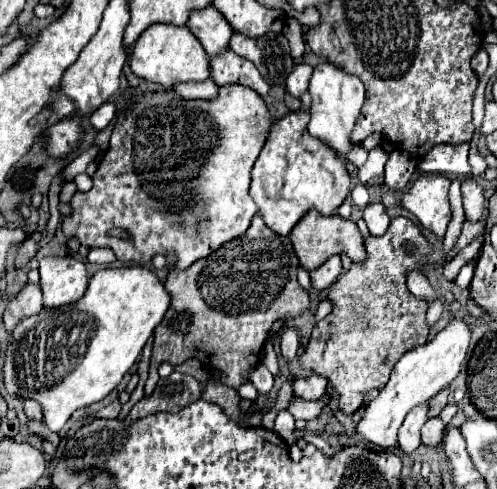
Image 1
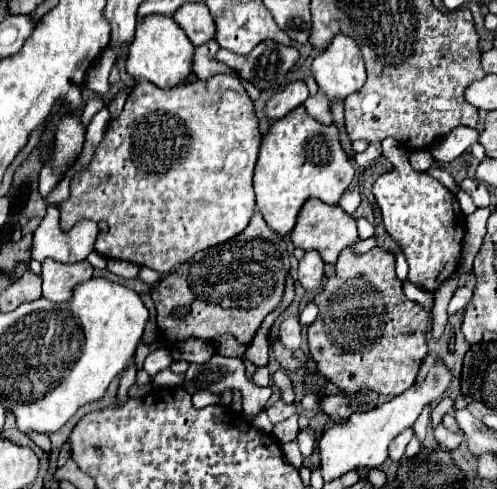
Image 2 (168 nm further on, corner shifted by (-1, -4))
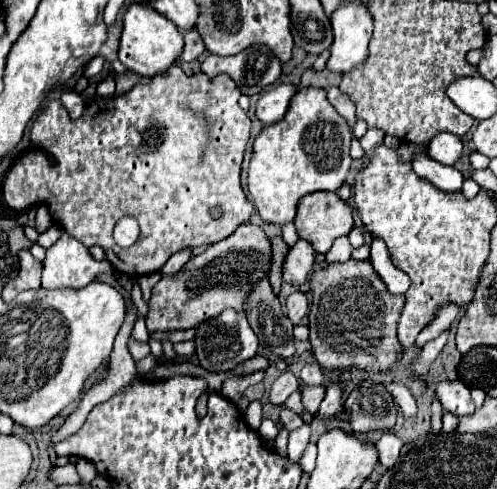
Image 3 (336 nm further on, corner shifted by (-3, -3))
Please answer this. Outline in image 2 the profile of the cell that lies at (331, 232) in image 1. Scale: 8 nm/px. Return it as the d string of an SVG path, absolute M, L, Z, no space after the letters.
M307 200L305 202L305 208L301 208L297 224L295 224L293 232L291 232L291 242L293 242L295 248L315 250L329 264L335 264L339 254L347 246L353 246L357 240L359 240L359 236L357 236L357 226L355 226L353 216L345 214L339 206L321 204L319 200Z

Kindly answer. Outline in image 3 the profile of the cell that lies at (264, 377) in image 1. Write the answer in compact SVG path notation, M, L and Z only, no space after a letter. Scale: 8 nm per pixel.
M257 371L248 375L228 378L223 383L221 394L232 403L236 403L249 386L263 381L264 377L264 371Z

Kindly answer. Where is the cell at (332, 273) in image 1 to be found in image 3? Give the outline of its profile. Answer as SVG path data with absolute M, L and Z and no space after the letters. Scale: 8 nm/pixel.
M299 239L293 247L289 247L285 261L283 261L283 281L291 285L303 285L313 269L315 263L315 251L313 247Z

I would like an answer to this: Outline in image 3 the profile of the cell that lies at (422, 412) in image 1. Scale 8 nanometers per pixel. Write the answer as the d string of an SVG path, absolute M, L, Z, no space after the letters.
M383 433L383 437L377 441L377 445L375 445L375 449L377 449L377 455L379 455L379 463L383 465L383 467L393 467L395 463L397 463L397 459L399 459L399 451L401 451L401 447L403 447L403 441L397 437L397 435L393 435L393 433Z

